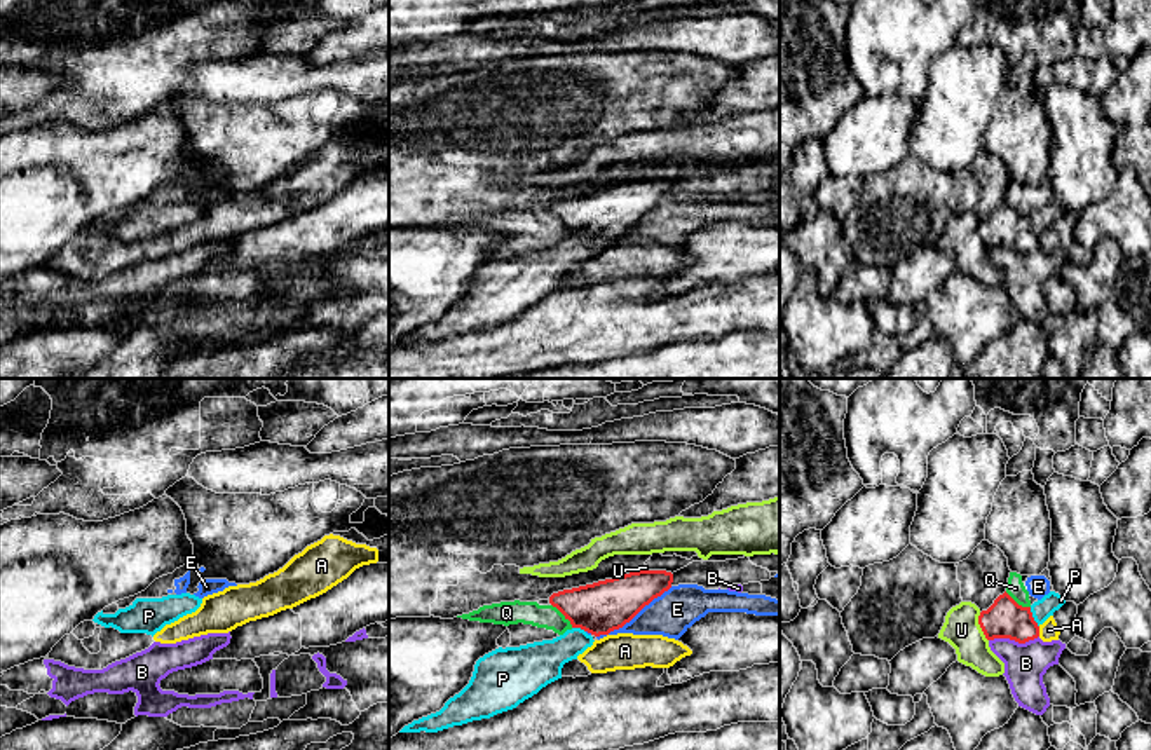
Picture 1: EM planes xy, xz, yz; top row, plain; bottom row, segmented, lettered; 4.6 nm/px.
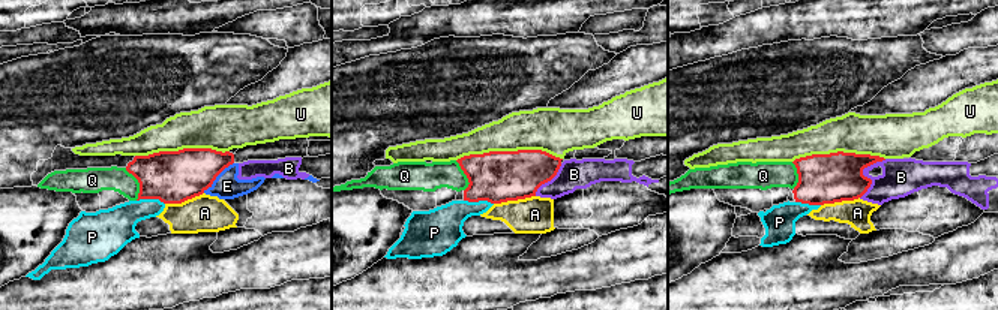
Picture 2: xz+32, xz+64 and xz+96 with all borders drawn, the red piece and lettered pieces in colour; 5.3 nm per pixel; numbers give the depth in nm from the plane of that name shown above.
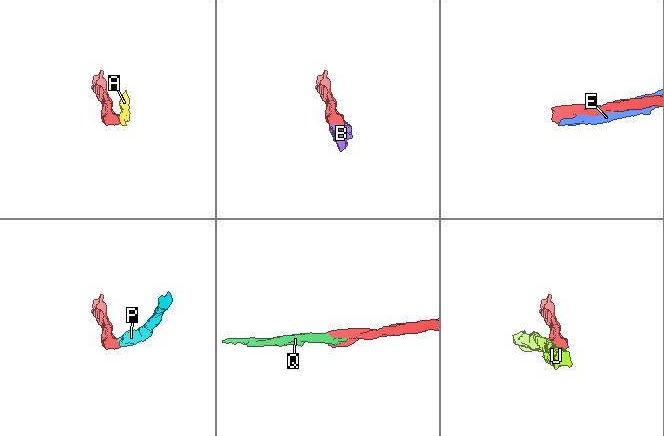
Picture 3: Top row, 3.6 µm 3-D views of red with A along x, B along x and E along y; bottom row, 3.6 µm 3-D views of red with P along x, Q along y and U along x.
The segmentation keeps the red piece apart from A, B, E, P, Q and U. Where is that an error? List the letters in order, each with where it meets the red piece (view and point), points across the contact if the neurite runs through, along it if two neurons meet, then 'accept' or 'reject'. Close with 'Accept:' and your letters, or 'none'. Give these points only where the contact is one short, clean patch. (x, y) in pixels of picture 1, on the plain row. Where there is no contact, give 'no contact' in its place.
A: yz (1038, 241) | along yz (1038, 236), (1040, 245) | reject
B: yz (1014, 248) | reject
E: xz (633, 225) | reject
P: yz (1033, 227) | across yz (1005, 227), (1033, 227), (1045, 217) | accept
Q: xz (564, 224) | along xz (551, 213), (572, 236) | reject
U: yz (980, 236) | reject
Accept: P

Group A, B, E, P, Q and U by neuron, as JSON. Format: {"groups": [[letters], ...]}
{"groups": [["A"], ["B"], ["E", "Q"], ["P"], ["U"]]}

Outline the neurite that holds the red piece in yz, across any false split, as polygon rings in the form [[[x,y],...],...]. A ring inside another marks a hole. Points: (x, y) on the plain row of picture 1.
[[[1005,201],[980,222],[978,234],[987,249],[1010,248],[1025,253],[1039,246],[1039,235],[1064,213],[1059,202],[1050,201],[1031,216],[1022,216]]]

